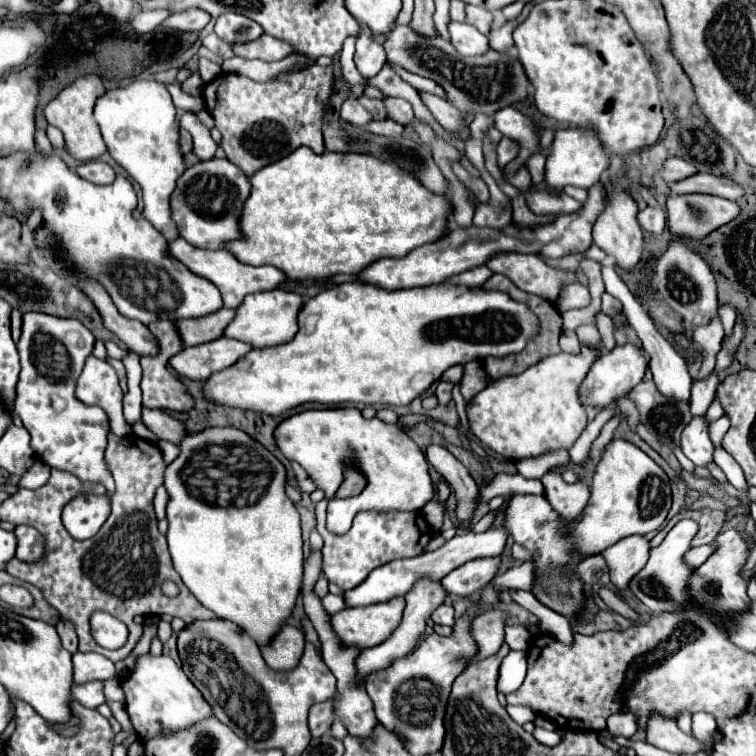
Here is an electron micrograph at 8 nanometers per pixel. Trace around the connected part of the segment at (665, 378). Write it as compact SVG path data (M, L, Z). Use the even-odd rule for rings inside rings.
M602 266L602 278L604 278L604 284L606 284L606 290L618 298L624 306L624 312L626 312L626 318L628 318L628 324L636 330L638 338L642 340L644 344L644 350L646 354L650 356L650 370L654 374L654 382L656 382L656 388L668 396L668 398L674 398L674 400L688 400L690 398L690 386L692 386L692 378L688 374L688 368L686 368L686 362L684 358L674 350L674 346L656 330L654 322L648 318L646 310L638 304L638 300L634 298L634 294L630 292L630 288L622 282L622 278L616 274L616 270L612 266Z

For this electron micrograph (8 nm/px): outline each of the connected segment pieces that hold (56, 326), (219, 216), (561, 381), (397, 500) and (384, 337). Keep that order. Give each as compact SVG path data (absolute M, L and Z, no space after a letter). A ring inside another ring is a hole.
M42 312L24 314L22 336L16 344L20 354L20 380L14 414L20 416L30 432L30 446L36 458L50 468L64 470L82 482L96 482L114 488L114 478L104 462L104 450L110 434L110 420L98 406L86 406L76 398L76 382L84 360L92 354L92 332L74 318L58 318Z
M212 158L198 162L184 170L176 180L176 188L170 196L172 220L184 240L198 248L222 248L224 242L236 240L240 234L238 218L246 196L250 194L248 176L226 158ZM194 182L194 184L192 184Z
M582 344L578 354L564 354L562 352L562 354L550 356L546 360L540 360L538 364L530 366L528 370L524 370L518 376L504 376L500 380L494 380L482 392L478 392L472 398L472 402L468 404L468 420L470 420L472 432L484 444L488 444L492 450L496 450L498 454L502 454L504 458L508 458L512 462L518 462L522 458L540 456L552 448L570 448L588 424L584 406L578 402L576 390L578 390L580 382L586 378L592 362L598 360L600 356L602 356L600 350Z
M328 408L328 410L308 410L308 412L300 412L294 414L286 420L282 420L274 432L276 444L282 450L282 454L288 460L296 460L306 472L308 476L314 480L316 488L320 488L326 498L330 498L328 504L328 528L334 534L346 534L352 526L352 518L362 512L362 510L378 510L378 512L386 512L386 510L422 510L422 506L432 500L434 496L434 488L432 488L432 480L428 474L428 462L424 452L418 448L418 444L410 438L410 434L404 430L404 426L400 424L386 424L380 418L364 418L362 412L358 408ZM346 462L354 462L354 466L362 472L362 476L366 478L366 486L364 490L354 496L354 498L346 498L346 500L336 500L334 492L338 490L338 486L344 480L344 466Z
M346 282L346 284L338 284L326 292L320 292L318 296L310 298L304 302L302 310L298 312L298 332L290 342L278 344L278 346L268 346L268 348L260 348L260 350L250 350L248 354L244 354L242 358L238 358L232 366L214 372L204 384L202 384L202 392L204 398L212 404L218 406L228 406L228 408L238 408L238 410L252 410L252 412L264 412L270 416L280 416L284 412L288 412L294 406L306 404L306 402L320 402L320 404L340 404L340 402L362 402L362 404L370 404L370 406L406 406L410 404L416 396L420 396L424 390L428 390L428 386L438 380L442 376L442 372L454 364L466 364L472 360L484 360L486 356L508 356L508 354L516 354L520 352L528 338L534 336L538 332L538 320L536 316L528 310L526 304L520 304L516 300L512 300L508 294L504 292L484 292L482 288L466 288L466 286L452 286L448 282L442 284L434 284L434 286L426 286L426 288L406 288L406 290L394 290L388 292L384 288L372 286L372 284L362 284L362 282ZM308 318L318 318L316 326L312 332L308 332Z

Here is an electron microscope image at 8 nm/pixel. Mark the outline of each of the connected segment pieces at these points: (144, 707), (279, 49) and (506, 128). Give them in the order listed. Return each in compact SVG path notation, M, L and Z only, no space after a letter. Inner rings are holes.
M142 654L136 658L134 670L120 682L124 696L126 696L126 710L130 714L130 720L134 724L136 734L142 740L154 738L160 730L180 730L188 728L190 724L206 718L212 714L210 704L202 698L198 688L190 684L188 676L182 672L182 668L166 654L154 656L154 654Z
M262 34L258 40L252 40L250 44L234 44L232 46L234 54L240 58L258 58L258 60L282 60L288 54L292 54L290 44L272 38L268 34Z
M508 106L502 108L500 112L494 114L494 126L508 138L516 138L522 146L518 157L505 166L507 174L514 174L523 164L524 160L538 150L538 136L534 134L534 124L530 124L532 120L528 116L524 116L522 112L518 112L516 108Z

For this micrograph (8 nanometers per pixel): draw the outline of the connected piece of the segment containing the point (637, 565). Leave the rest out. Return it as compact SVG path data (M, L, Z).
M628 536L618 540L614 546L606 548L602 552L608 568L612 584L618 586L618 590L628 588L630 578L644 568L650 554L650 544L644 536Z

